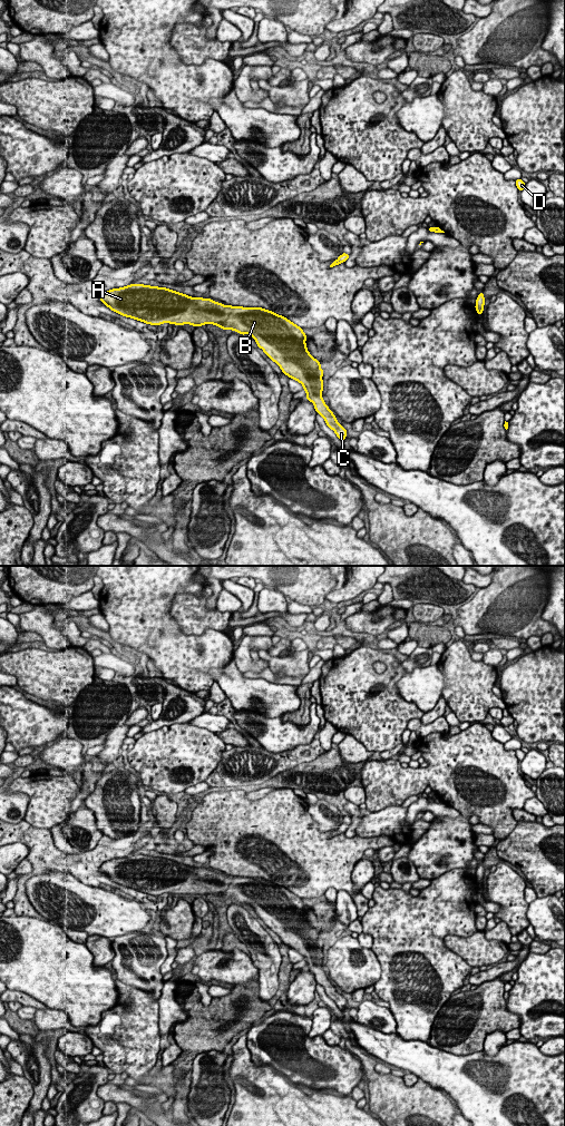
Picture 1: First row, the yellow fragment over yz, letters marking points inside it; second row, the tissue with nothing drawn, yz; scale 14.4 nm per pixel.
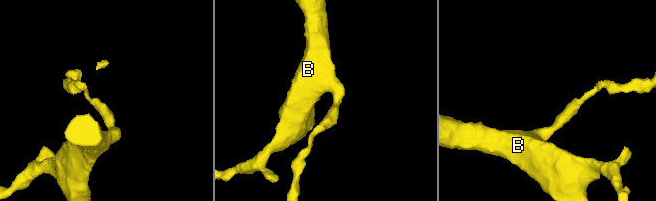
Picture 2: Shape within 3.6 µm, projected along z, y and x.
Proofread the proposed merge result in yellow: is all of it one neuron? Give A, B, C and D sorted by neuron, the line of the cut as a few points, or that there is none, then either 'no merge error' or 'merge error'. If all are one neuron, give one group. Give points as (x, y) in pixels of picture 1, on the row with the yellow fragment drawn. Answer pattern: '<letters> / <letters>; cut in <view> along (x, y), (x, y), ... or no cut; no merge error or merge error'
A B C / D; cut in yz along (436, 227), (434, 231); merge error

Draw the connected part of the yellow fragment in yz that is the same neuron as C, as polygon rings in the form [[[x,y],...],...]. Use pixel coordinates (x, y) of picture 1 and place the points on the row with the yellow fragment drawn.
[[[143,284],[107,291],[100,296],[100,302],[120,315],[152,325],[167,322],[178,326],[202,326],[211,323],[223,330],[252,335],[257,346],[284,374],[303,385],[306,399],[314,404],[316,413],[324,418],[340,440],[345,440],[347,430],[321,396],[321,362],[309,353],[303,330],[286,317],[261,307],[223,305],[212,298],[191,297],[165,287]]]

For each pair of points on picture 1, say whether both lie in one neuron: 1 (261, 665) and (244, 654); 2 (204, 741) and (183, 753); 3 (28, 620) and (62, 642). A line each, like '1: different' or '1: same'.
1: same
2: same
3: same

